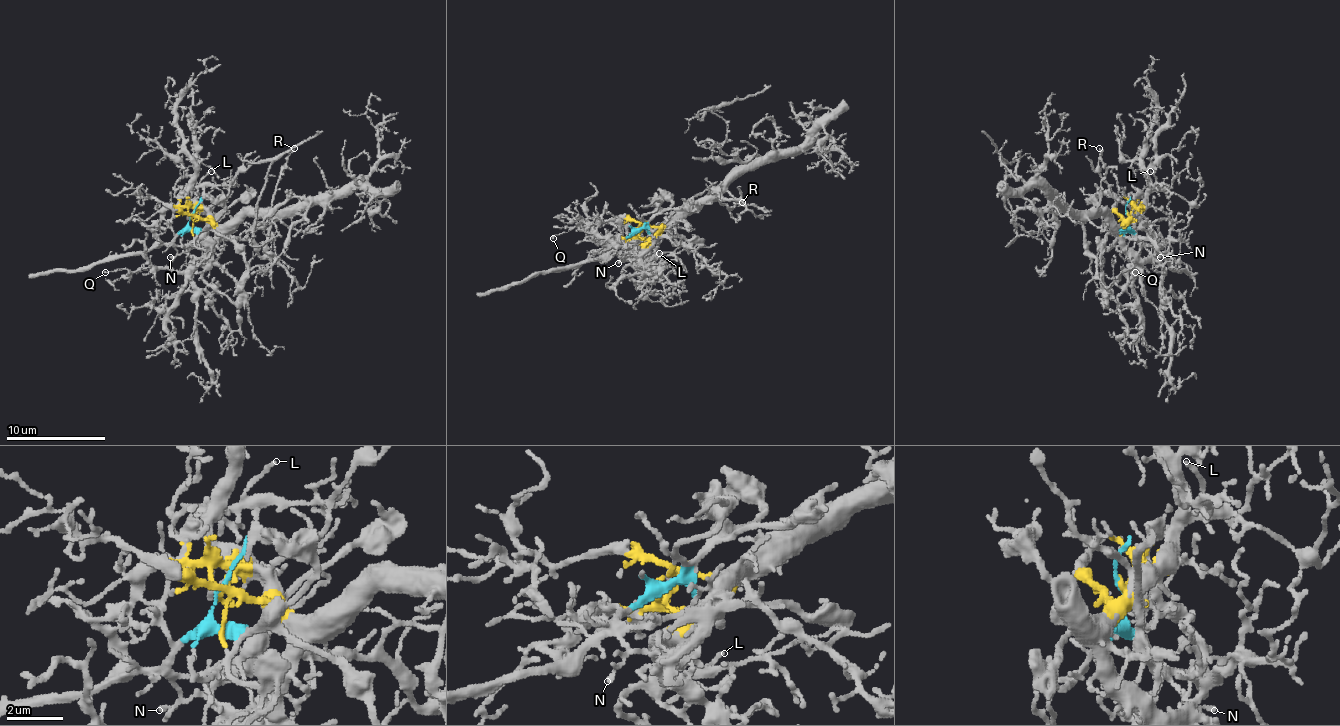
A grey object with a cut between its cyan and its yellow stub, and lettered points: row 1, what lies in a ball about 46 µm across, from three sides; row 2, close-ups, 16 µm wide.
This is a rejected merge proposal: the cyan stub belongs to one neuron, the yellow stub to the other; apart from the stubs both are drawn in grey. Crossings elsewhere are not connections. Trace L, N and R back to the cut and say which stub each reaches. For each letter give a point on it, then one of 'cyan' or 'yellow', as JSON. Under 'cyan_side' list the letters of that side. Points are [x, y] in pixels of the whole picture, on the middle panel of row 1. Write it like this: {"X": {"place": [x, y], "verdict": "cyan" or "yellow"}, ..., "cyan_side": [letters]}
{"L": {"place": [659, 253], "verdict": "yellow"}, "N": {"place": [618, 263], "verdict": "cyan"}, "R": {"place": [742, 202], "verdict": "yellow"}, "cyan_side": ["N"]}

